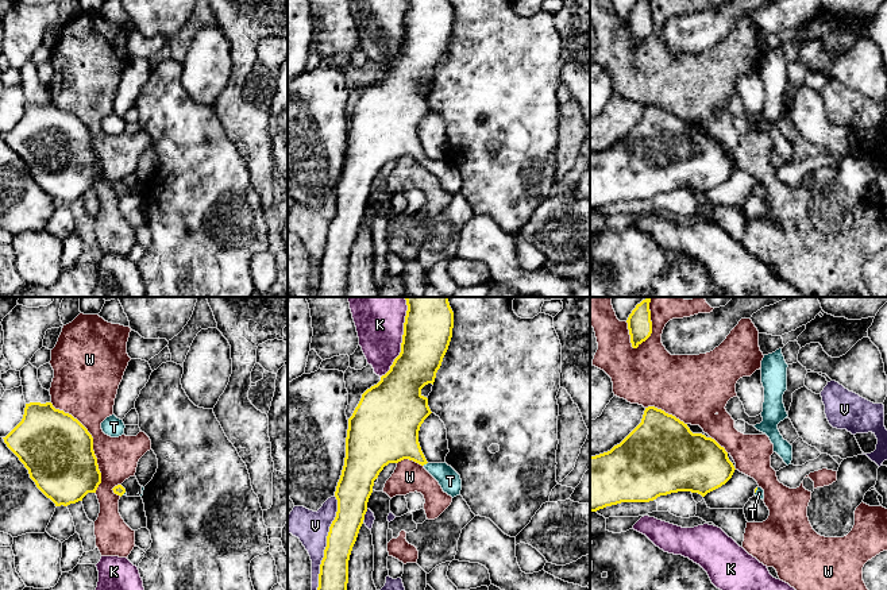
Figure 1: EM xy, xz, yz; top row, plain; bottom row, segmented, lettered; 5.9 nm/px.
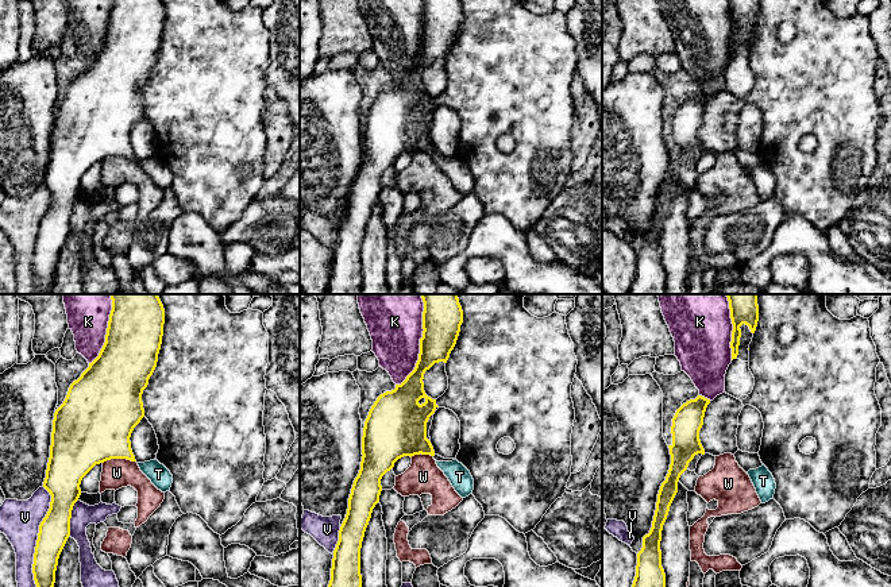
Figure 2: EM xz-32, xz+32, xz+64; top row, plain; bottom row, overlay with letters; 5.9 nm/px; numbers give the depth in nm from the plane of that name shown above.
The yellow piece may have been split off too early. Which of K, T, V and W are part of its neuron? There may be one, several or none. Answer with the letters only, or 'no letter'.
T

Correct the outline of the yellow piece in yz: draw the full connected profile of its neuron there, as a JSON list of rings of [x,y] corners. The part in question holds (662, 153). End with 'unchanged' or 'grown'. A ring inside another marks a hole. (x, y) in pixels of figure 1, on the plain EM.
[[[655,104],[644,108],[641,120],[610,149],[590,154],[590,209],[621,200],[649,200],[678,189],[707,190],[725,182],[734,170],[728,150],[714,136],[693,131],[687,122]]]; unchanged

